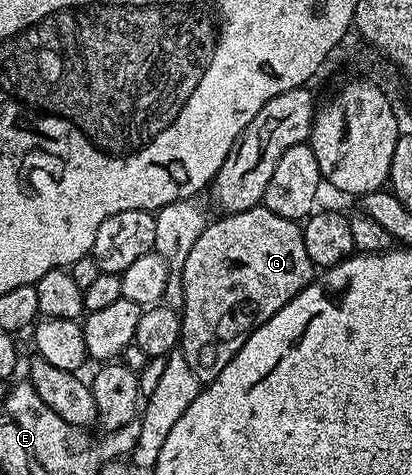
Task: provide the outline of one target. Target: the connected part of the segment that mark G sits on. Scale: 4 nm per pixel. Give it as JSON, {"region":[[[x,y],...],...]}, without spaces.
{"region":[[[262,206],[229,212],[218,218],[220,220],[212,219],[201,238],[193,242],[182,270],[181,351],[185,362],[189,362],[189,370],[197,374],[200,382],[216,380],[247,339],[298,292],[305,290],[317,272],[309,258],[309,250],[305,250],[302,227],[296,221],[281,218],[281,214],[273,214],[273,210]]]}

